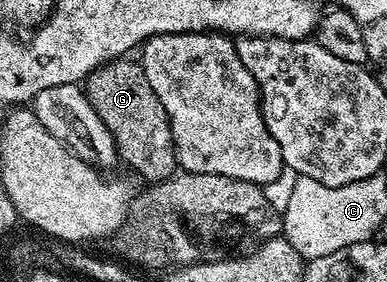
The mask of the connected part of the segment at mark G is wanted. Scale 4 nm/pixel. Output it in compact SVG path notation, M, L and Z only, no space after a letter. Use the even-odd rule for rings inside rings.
M131 58L110 60L87 75L85 93L101 122L105 122L113 134L115 149L119 151L122 163L127 163L147 182L167 180L176 175L175 147L169 118L165 114L165 106L161 106L161 98L153 94L153 86L149 86L145 78L142 63L135 61L134 64Z

